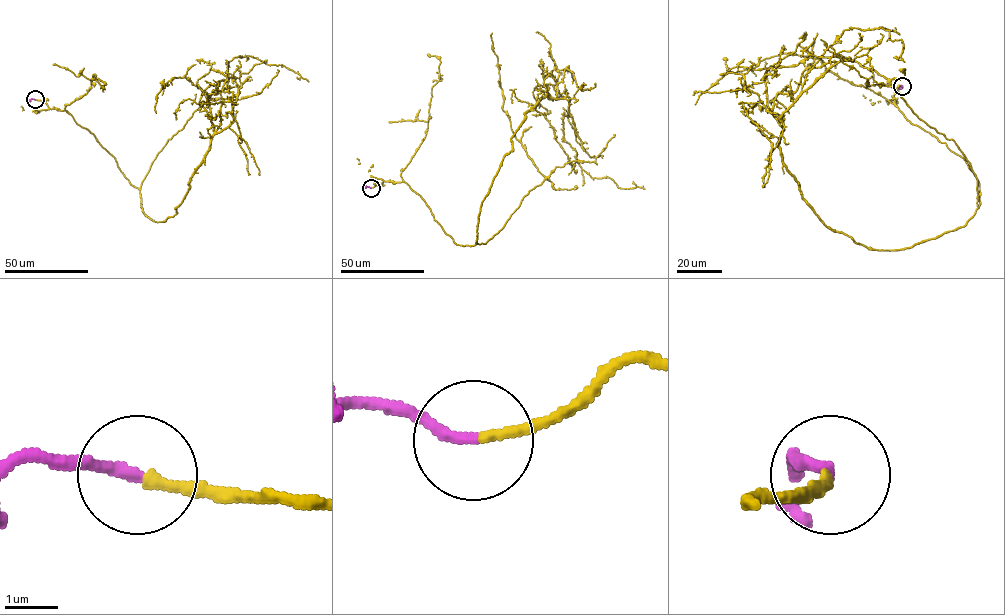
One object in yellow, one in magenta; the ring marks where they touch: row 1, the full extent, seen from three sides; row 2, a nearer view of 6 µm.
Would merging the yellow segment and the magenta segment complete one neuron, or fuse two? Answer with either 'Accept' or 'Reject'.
Accept

